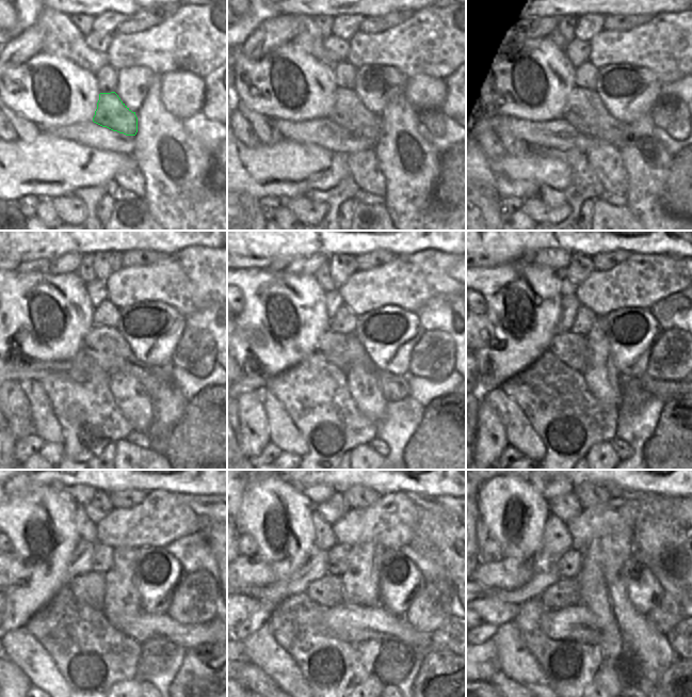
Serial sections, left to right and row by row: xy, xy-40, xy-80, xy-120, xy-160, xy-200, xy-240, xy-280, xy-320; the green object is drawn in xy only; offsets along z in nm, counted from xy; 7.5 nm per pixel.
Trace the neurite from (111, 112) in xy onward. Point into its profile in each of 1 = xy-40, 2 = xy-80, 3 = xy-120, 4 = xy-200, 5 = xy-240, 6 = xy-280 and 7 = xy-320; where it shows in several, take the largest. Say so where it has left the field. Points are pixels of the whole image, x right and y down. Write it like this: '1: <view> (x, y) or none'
1: xy-40 (350, 113)
2: xy-80 (584, 110)
3: xy-120 (105, 346)
4: xy-200 (572, 349)
5: xy-240 (90, 588)
6: xy-280 (327, 591)
7: xy-320 (565, 592)

